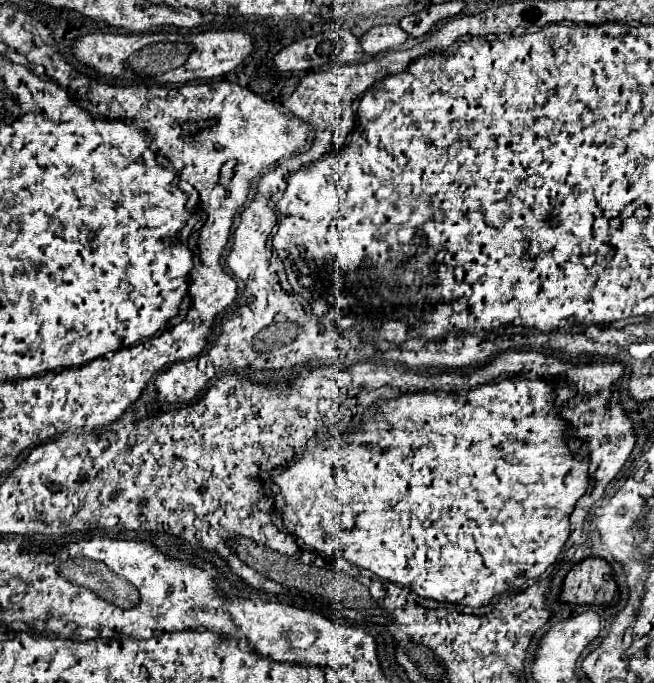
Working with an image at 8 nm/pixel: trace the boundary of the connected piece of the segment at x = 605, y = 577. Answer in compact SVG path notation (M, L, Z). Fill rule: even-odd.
M588 557L584 561L576 563L568 571L568 575L566 575L564 583L562 583L562 591L560 591L558 601L560 603L568 603L568 605L609 605L614 607L618 602L616 601L616 593L618 593L619 600L618 585L614 581L614 577L612 577L610 565L604 559Z

